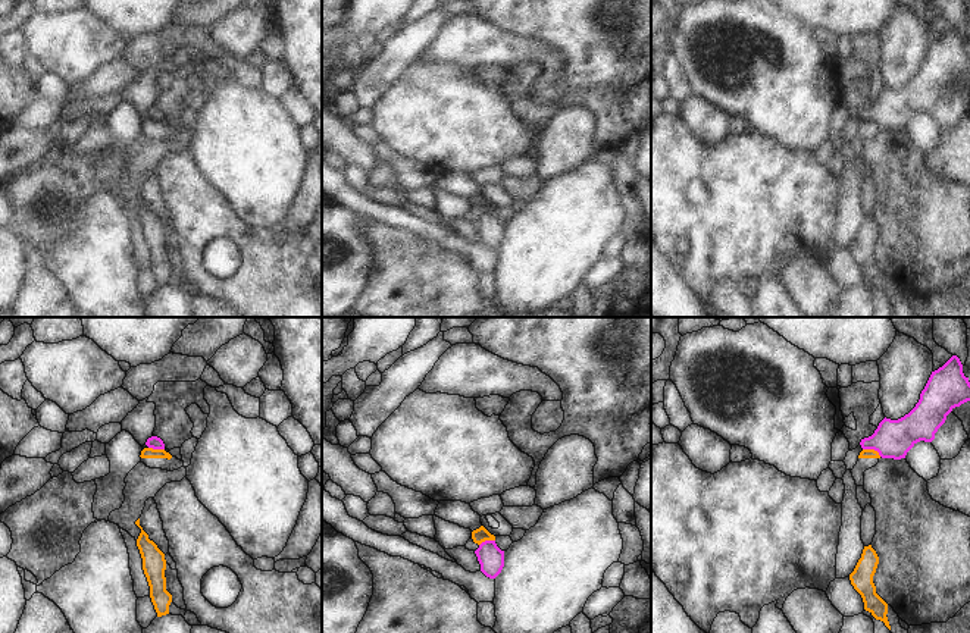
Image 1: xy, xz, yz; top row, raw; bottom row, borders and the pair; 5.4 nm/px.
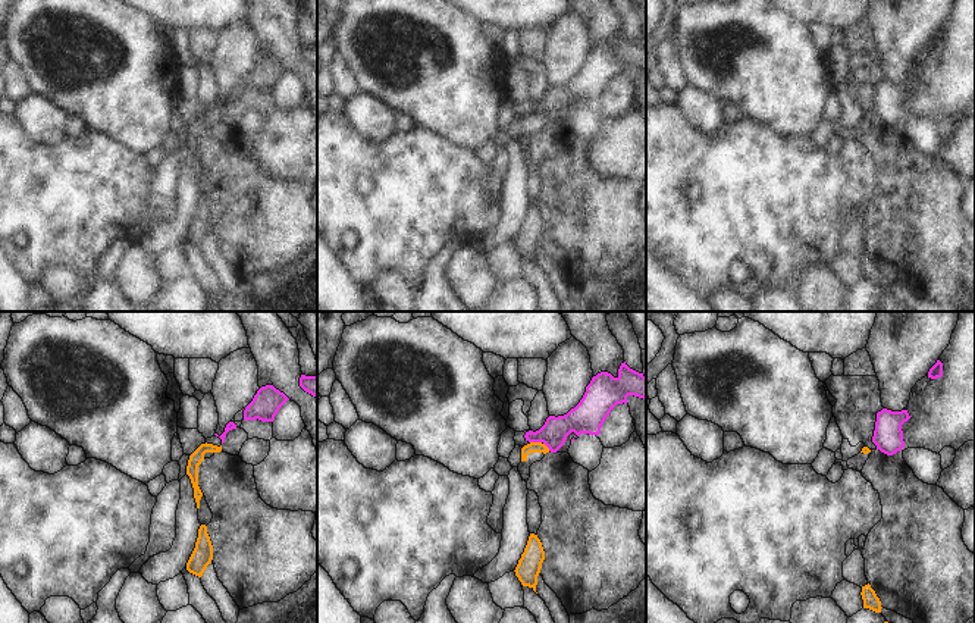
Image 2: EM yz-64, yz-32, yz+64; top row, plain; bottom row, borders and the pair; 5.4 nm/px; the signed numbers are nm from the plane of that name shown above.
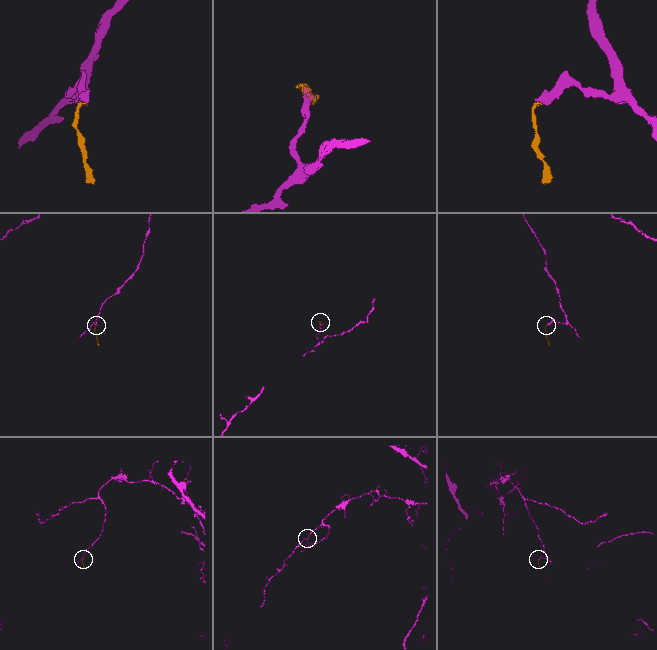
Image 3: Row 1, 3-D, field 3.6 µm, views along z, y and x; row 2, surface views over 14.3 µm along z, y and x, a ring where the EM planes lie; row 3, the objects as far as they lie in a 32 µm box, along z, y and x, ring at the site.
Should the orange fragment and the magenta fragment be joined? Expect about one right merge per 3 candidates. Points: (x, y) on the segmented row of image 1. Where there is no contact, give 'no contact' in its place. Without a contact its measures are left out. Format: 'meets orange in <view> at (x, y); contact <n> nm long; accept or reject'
meets orange in yz at (872, 450); contact 110 nm long; reject

